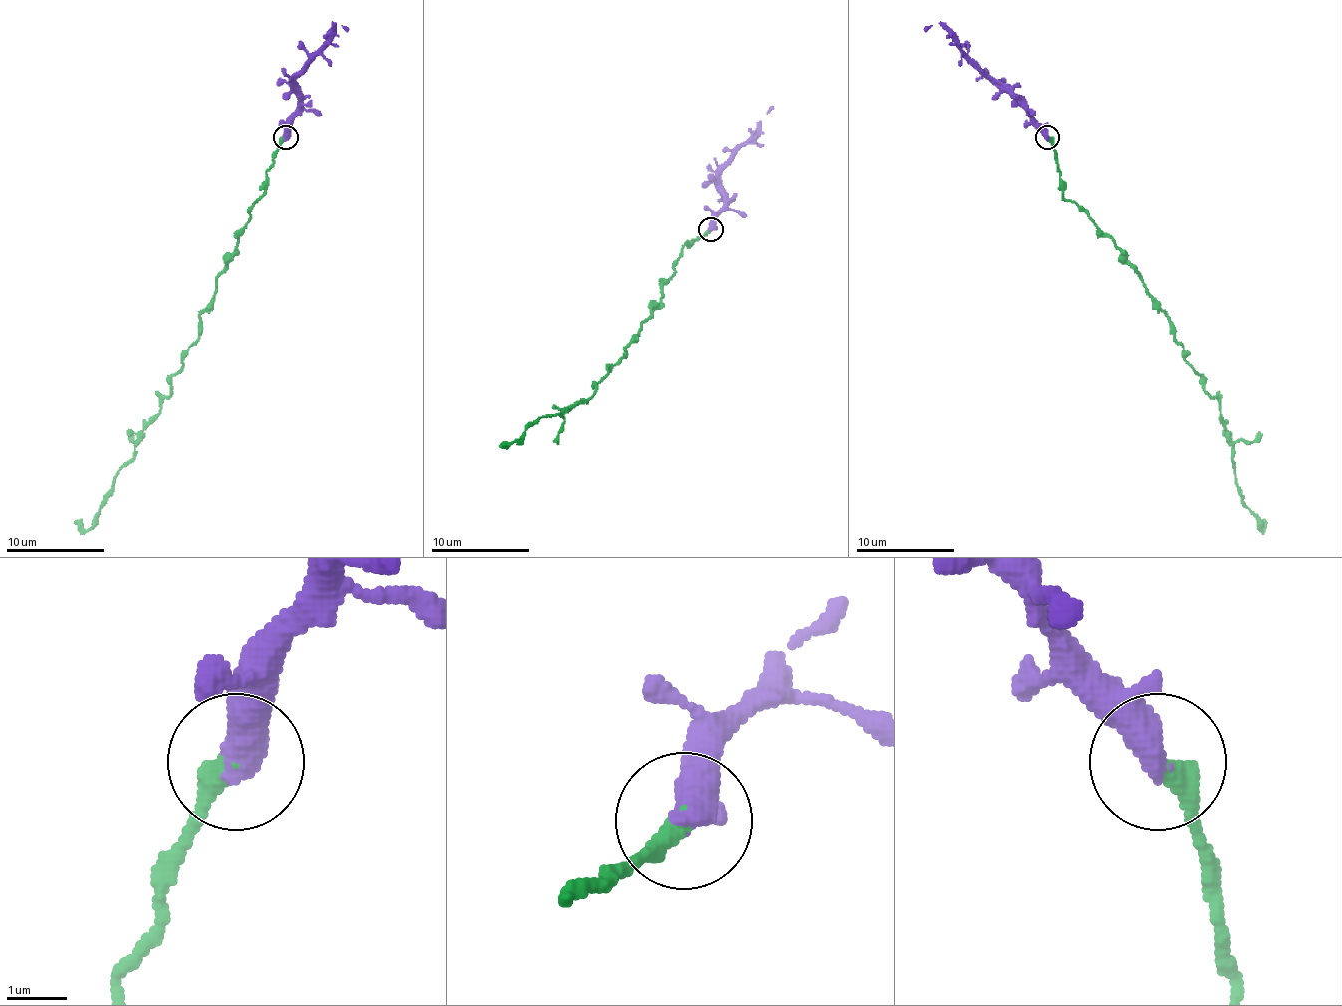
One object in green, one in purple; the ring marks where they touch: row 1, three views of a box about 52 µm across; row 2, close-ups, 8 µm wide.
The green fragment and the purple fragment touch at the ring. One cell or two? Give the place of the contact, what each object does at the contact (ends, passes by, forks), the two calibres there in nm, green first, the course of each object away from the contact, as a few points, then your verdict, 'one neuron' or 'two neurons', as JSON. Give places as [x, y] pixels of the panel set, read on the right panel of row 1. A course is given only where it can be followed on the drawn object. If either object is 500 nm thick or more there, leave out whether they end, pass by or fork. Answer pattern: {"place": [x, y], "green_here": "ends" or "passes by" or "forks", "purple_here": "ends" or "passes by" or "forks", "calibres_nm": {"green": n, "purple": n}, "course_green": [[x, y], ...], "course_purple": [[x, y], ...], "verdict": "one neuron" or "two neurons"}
{"place": [1047, 137], "calibres_nm": {"green": 360, "purple": 550}, "course_green": [[1048, 138], [1062, 196], [1138, 275], [1168, 317], [1183, 356], [1220, 403], [1237, 491], [1261, 530], [1264, 521]], "course_purple": [[1048, 138], [1038, 123], [940, 25], [925, 29]], "verdict": "two neurons"}

